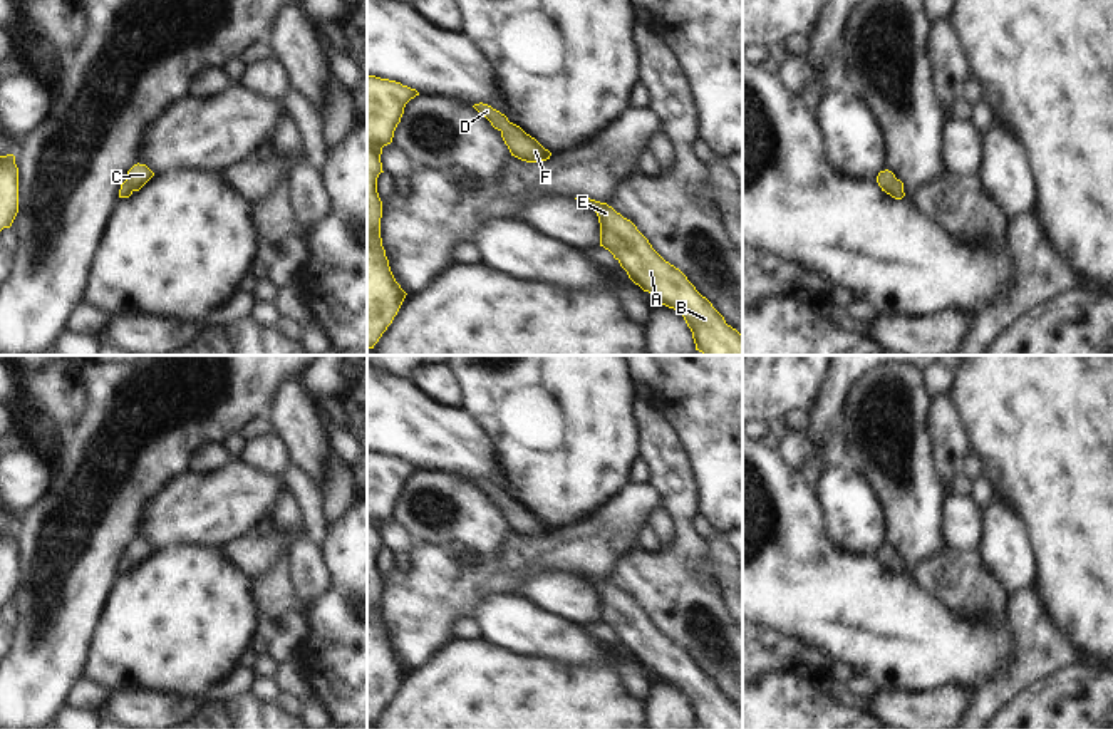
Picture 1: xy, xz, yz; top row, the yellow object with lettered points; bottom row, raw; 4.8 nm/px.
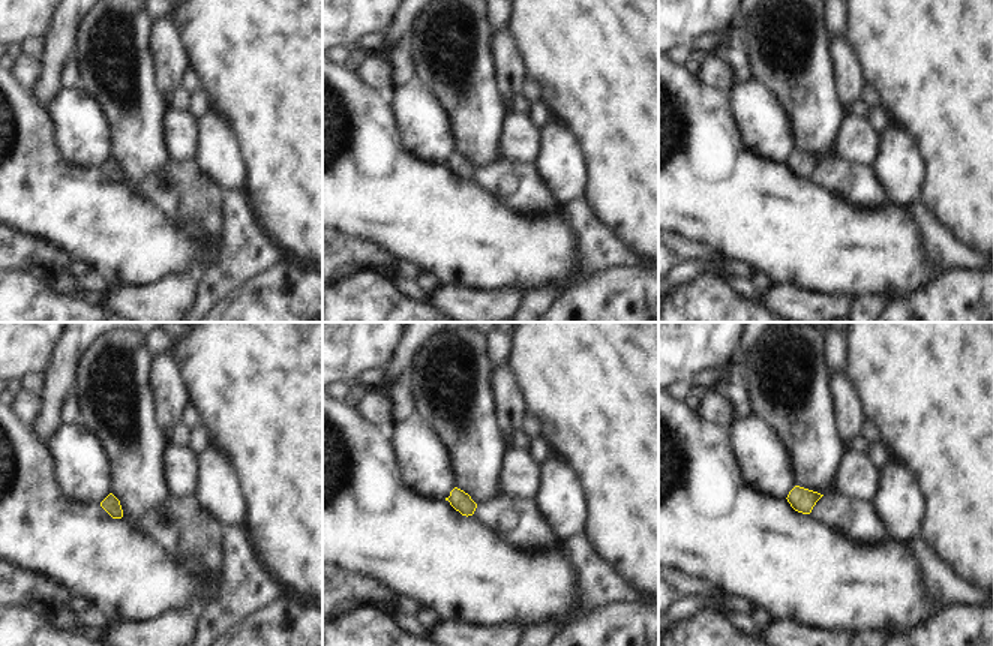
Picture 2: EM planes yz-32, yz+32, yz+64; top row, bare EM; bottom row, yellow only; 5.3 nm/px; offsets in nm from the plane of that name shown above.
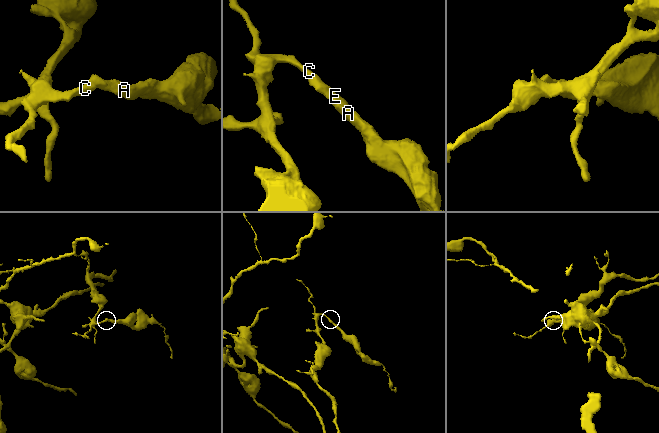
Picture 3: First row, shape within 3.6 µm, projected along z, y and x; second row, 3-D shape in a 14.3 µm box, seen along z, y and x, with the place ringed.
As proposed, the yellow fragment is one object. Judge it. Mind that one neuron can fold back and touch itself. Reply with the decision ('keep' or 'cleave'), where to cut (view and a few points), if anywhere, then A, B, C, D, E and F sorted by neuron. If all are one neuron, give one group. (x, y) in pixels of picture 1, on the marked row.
keep; no cut; A B C D E F

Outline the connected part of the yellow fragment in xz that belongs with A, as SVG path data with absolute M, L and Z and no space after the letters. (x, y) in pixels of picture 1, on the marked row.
M575 198L592 208L600 223L600 246L608 250L629 278L659 303L677 310L702 355L743 355L743 335L702 297L687 277L665 261L637 230L607 203Z

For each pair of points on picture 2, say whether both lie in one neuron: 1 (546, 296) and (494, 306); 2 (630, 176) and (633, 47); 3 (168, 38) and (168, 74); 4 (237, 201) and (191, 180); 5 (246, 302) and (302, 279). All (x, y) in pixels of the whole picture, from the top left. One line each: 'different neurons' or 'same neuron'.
1: different neurons
2: same neuron
3: same neuron
4: different neurons
5: same neuron

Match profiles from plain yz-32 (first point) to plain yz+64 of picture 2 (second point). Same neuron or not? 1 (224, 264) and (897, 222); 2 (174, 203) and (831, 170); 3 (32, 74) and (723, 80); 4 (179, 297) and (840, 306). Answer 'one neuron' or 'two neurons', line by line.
1: two neurons
2: one neuron
3: one neuron
4: one neuron

